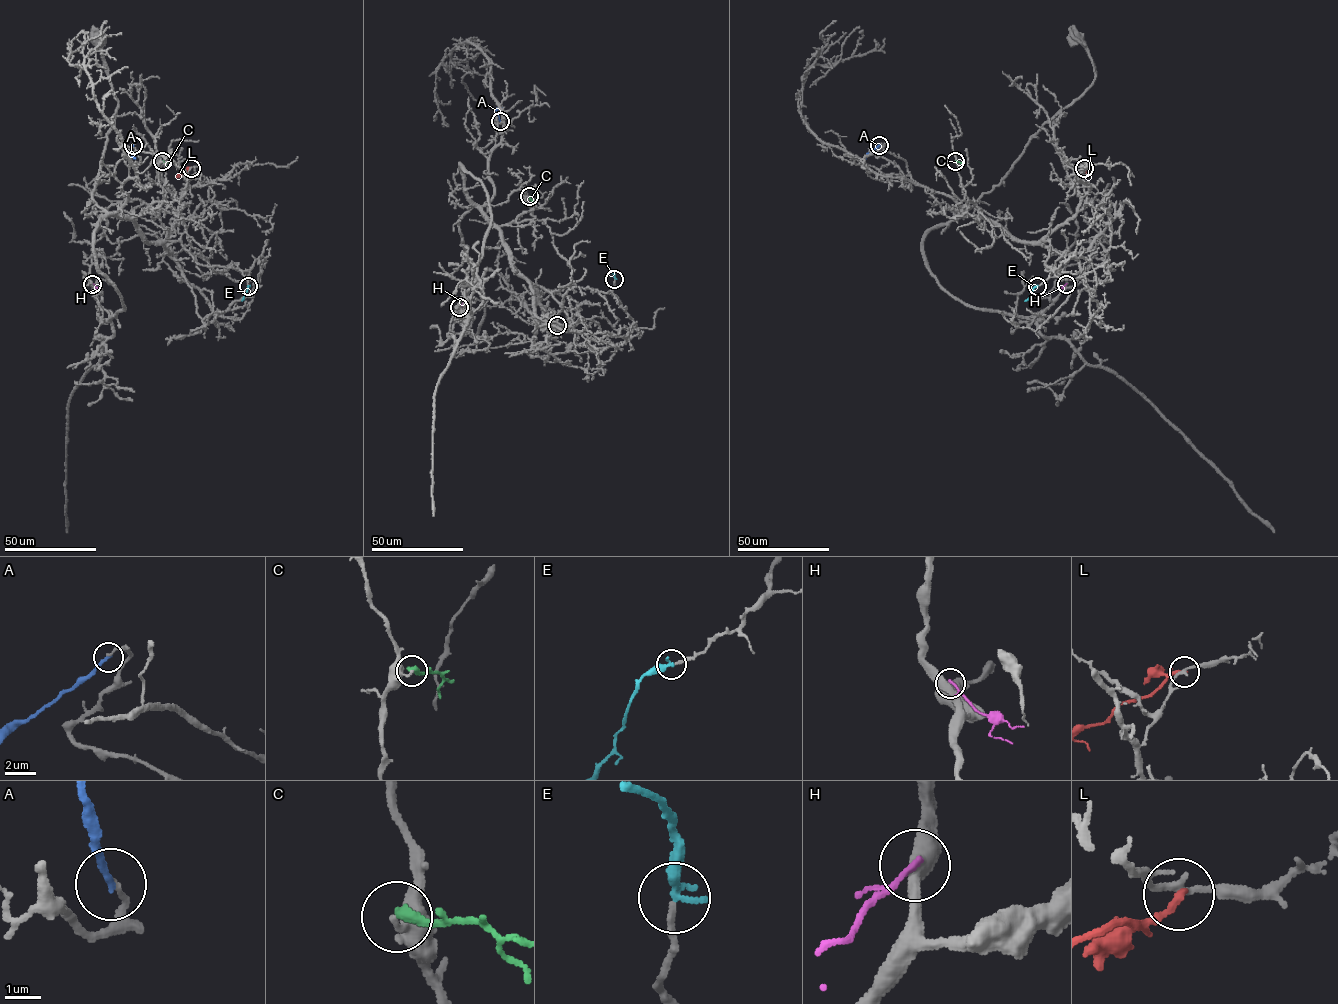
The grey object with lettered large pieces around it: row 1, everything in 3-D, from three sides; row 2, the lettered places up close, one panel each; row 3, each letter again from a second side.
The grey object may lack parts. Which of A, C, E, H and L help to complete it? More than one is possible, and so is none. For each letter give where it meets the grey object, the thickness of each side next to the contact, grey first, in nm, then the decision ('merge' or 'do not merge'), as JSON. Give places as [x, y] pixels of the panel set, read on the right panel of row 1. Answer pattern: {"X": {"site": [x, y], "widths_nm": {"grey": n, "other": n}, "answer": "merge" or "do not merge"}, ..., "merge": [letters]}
{"A": {"site": [879, 145], "widths_nm": {"grey": 120, "other": 200}, "answer": "do not merge"}, "C": {"site": [955, 161], "widths_nm": {"grey": 240, "other": 360}, "answer": "do not merge"}, "E": {"site": [1037, 286], "widths_nm": {"grey": 180, "other": 360}, "answer": "merge"}, "H": {"site": [1066, 284], "widths_nm": {"grey": 440, "other": 170}, "answer": "do not merge"}, "L": {"site": [1084, 168], "widths_nm": {"grey": 190, "other": 200}, "answer": "do not merge"}, "merge": ["E"]}

